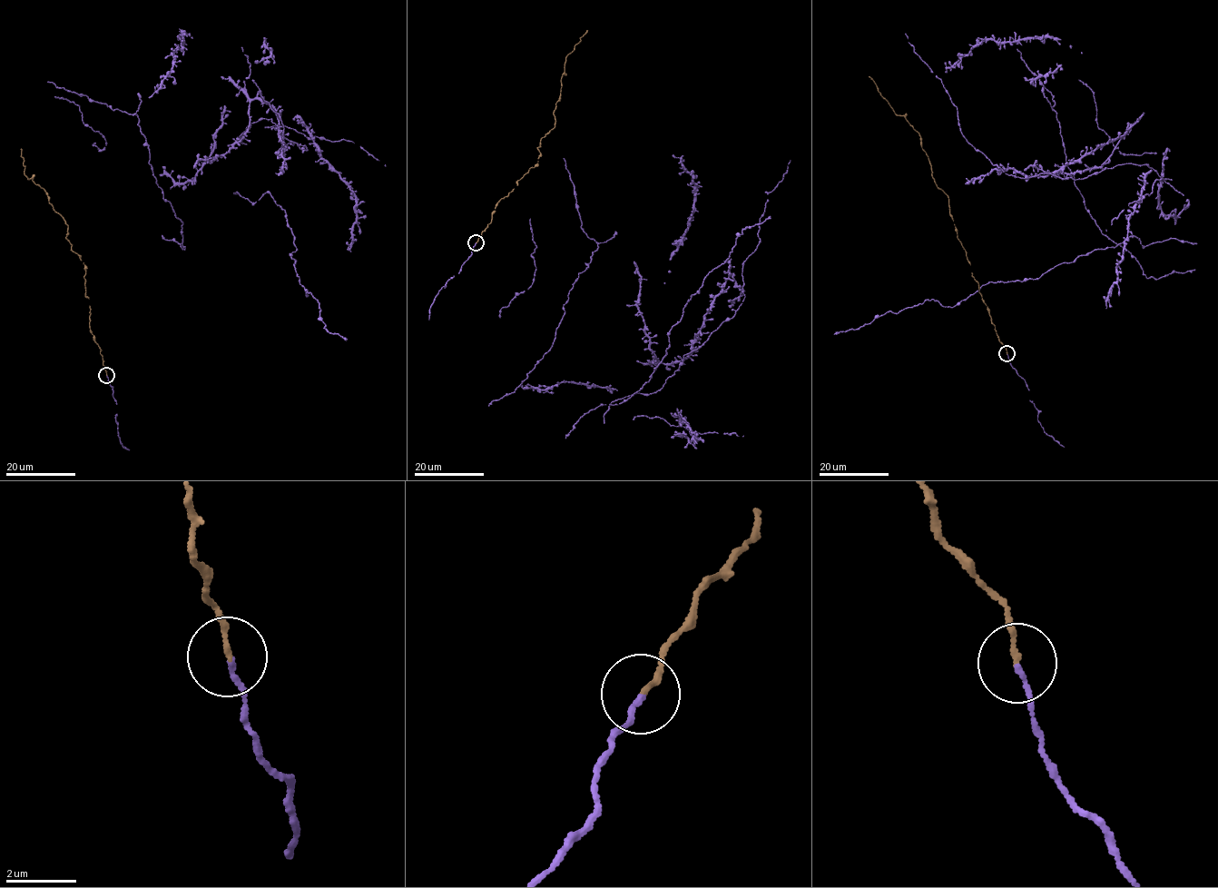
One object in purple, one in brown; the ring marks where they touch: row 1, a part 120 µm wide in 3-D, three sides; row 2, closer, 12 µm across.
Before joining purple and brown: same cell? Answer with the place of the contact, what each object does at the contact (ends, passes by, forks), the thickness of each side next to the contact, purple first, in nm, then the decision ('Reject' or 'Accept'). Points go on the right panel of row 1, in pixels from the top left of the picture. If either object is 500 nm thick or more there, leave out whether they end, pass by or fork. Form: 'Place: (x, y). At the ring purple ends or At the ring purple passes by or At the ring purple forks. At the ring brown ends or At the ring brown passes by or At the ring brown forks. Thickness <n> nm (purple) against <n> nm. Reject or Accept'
Place: (1006, 353). At the ring purple ends. At the ring brown ends. Thickness 130 nm (purple) against 140 nm. Accept

